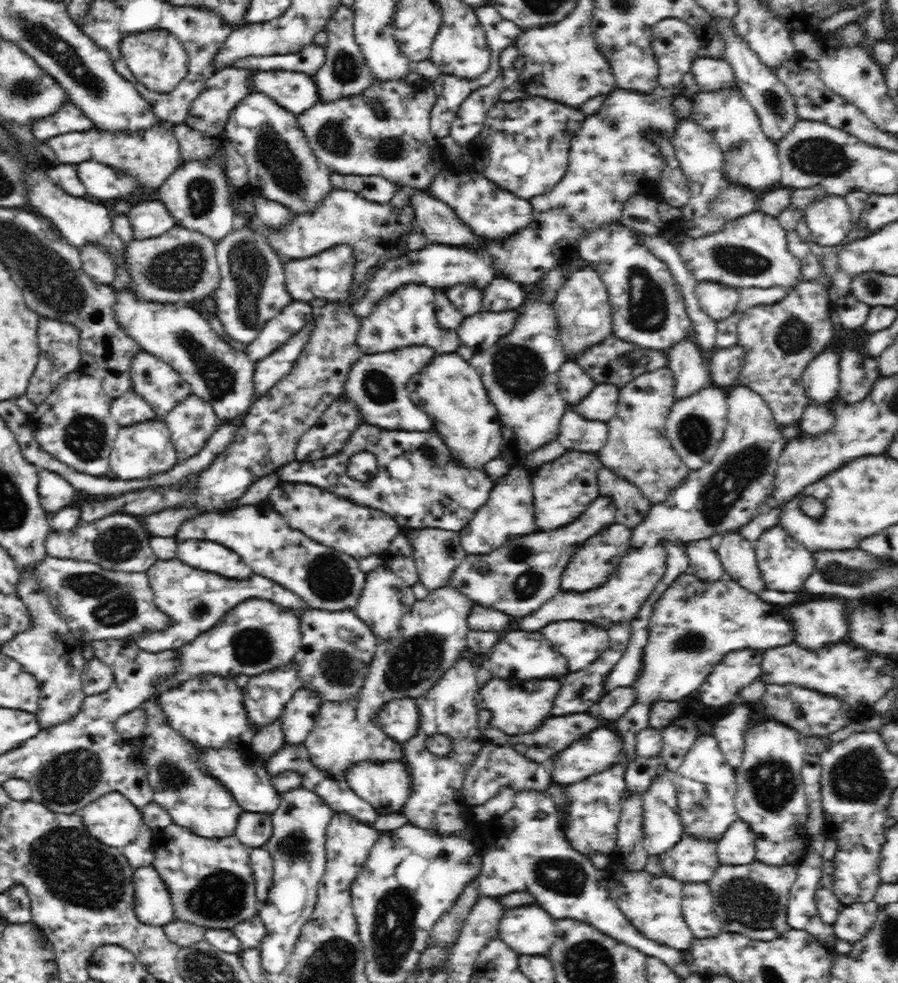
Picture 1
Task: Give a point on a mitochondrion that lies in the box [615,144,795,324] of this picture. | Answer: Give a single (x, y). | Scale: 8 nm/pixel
(741, 260)

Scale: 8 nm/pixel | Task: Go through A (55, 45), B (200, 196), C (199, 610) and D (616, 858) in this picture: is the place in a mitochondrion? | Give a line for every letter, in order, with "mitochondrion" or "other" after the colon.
A: mitochondrion
B: mitochondrion
C: mitochondrion
D: other

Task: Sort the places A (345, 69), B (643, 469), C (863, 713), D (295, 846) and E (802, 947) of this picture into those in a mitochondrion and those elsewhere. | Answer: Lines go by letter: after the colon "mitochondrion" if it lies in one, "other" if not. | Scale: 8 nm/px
A: mitochondrion
B: other
C: other
D: mitochondrion
E: other

